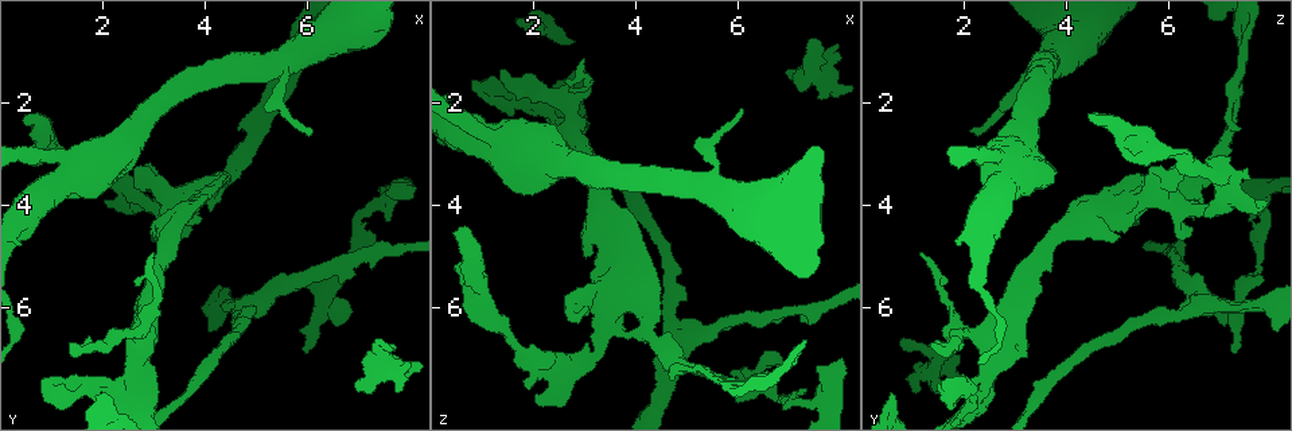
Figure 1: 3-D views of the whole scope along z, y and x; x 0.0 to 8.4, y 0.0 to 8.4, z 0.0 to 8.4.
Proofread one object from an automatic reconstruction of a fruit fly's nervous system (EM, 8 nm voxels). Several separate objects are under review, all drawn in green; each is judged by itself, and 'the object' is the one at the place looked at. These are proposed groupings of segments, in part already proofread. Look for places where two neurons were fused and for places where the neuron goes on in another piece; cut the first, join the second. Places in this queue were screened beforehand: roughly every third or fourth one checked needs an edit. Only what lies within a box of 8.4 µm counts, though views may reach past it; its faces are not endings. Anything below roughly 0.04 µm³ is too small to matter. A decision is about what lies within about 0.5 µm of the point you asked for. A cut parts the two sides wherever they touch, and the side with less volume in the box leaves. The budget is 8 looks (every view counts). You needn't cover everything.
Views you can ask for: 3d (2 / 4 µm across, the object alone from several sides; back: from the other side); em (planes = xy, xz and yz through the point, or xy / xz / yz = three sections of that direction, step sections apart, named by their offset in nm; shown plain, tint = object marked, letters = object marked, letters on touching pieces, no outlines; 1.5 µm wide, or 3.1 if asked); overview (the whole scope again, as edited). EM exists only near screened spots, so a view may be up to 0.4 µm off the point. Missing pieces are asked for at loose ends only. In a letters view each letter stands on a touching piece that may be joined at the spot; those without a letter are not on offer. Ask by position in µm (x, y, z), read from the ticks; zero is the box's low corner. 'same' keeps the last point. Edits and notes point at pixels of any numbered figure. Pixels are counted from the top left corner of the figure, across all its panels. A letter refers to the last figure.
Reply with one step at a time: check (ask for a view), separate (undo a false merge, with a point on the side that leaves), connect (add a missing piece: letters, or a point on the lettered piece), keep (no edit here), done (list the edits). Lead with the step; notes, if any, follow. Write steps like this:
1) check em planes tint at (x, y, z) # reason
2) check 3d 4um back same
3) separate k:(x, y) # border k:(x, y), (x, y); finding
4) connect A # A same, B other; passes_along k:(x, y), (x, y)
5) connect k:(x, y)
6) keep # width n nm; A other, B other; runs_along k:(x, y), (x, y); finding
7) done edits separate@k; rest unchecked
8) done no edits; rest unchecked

check em xz step 8 tint at (7.70, 7.60, 0.95) # free end

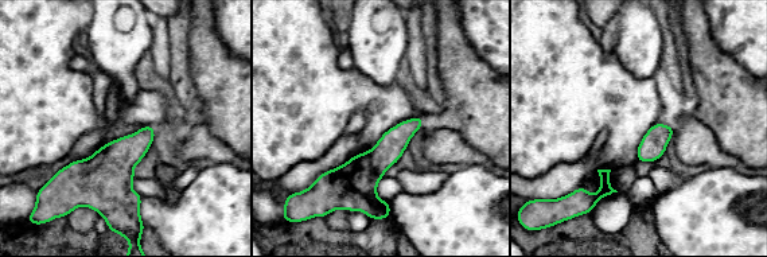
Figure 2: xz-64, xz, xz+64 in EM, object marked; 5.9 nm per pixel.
check em planes letters same

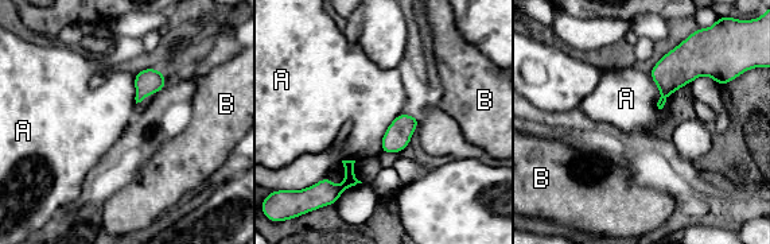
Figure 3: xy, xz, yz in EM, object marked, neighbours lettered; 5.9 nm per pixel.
connect B # A other, B same; it goes on there

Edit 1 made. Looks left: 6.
check overview # redraw

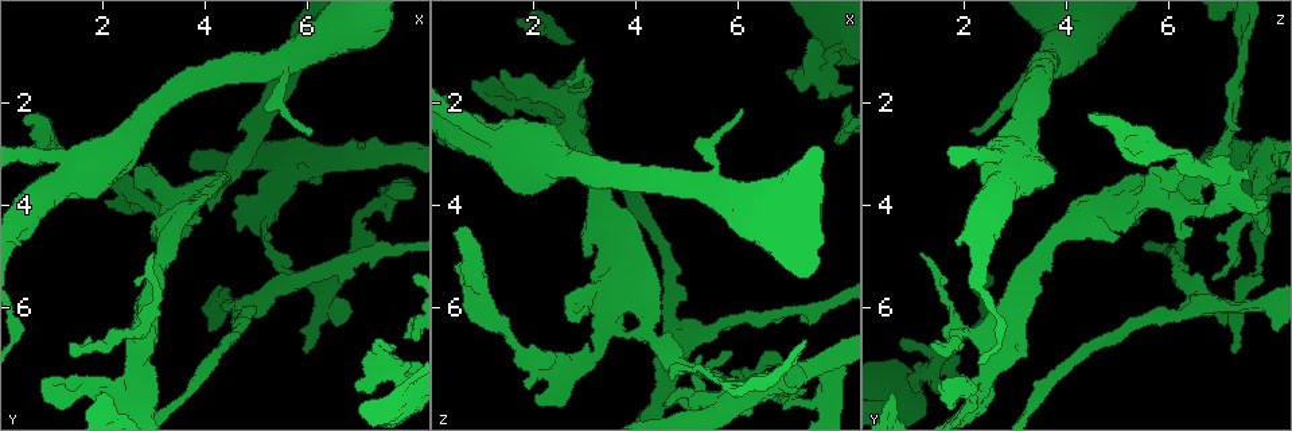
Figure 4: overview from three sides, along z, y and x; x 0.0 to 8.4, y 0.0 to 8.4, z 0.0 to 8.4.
check 3d 4um at (2.75, 6.55, 2.50)

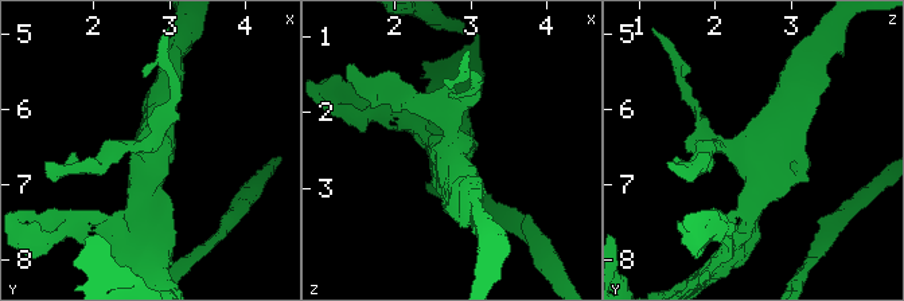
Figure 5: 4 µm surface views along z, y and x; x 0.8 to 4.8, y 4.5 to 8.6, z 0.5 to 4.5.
check em yz step 8 tint at (2.75, 6.55, 2.45)

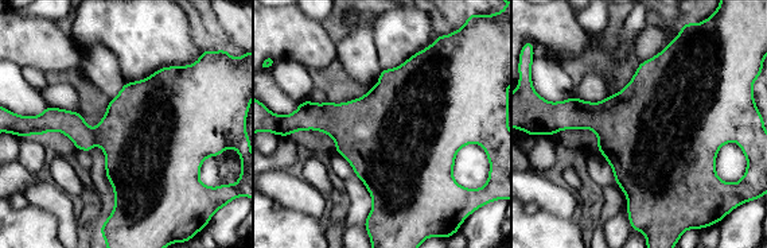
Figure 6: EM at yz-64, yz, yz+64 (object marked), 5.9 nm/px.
check em planes letters same # another direction

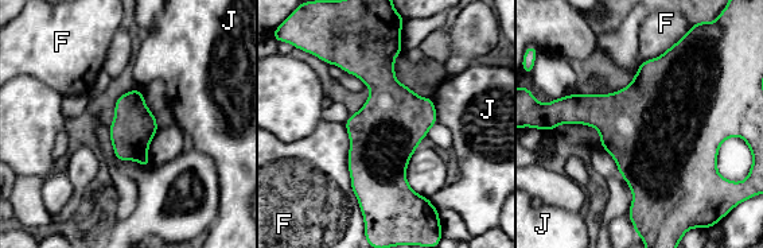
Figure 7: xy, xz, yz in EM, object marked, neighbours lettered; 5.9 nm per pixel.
keep # longest_contact F 550 nm; F other, J other; one neuron here

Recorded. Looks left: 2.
check em xy step 4 tint at (7.05, 4.30, 7.85)

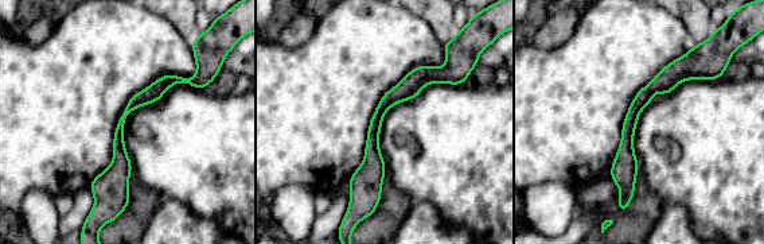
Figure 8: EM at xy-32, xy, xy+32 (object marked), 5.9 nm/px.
check em yz step 4 letters same # another direction

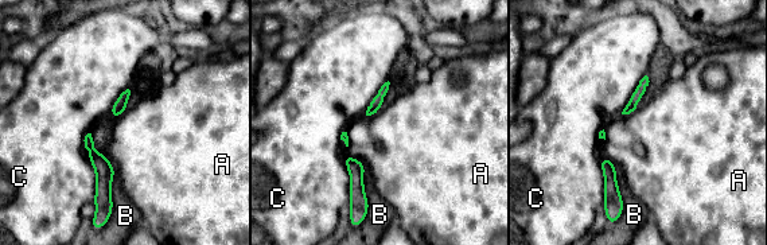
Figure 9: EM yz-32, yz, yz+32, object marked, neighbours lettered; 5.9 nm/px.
keep # A other, B other, C other; border 9:(90, 133), (116, 175); one neuron here

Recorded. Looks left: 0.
done edits connect@3; rest unchecked

